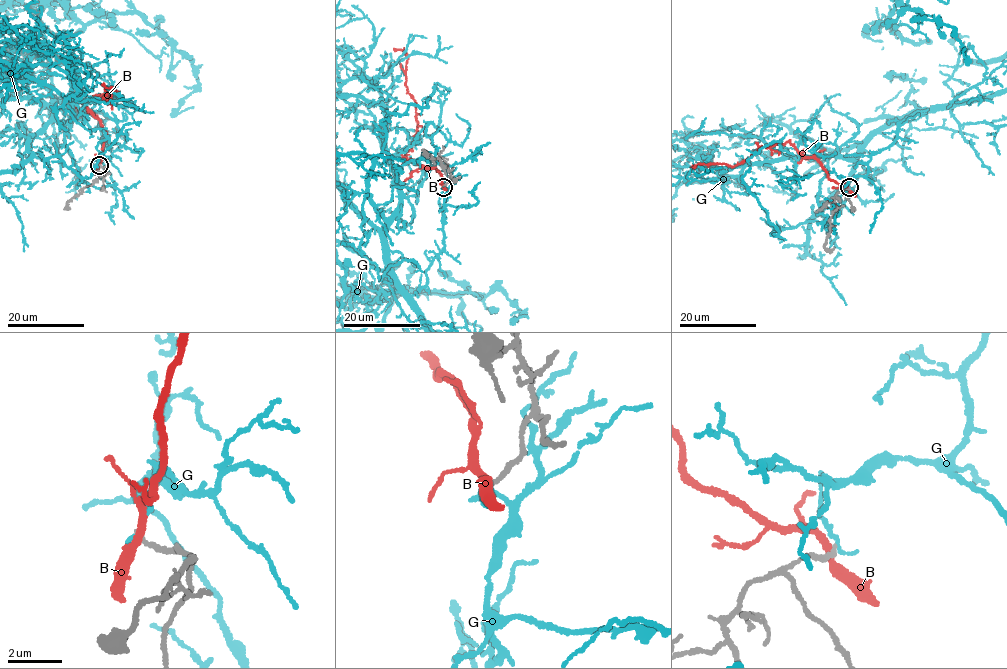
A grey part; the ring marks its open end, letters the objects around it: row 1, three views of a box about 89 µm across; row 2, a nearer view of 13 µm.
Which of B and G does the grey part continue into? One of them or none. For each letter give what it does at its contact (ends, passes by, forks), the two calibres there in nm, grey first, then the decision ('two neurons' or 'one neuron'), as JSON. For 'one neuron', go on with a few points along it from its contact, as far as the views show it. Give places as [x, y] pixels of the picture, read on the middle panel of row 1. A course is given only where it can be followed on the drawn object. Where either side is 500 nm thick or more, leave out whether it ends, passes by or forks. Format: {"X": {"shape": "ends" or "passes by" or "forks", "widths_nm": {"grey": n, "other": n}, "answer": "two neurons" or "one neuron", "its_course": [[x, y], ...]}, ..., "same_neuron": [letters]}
{"B": {"shape": "passes by", "widths_nm": {"grey": 190, "other": 280}, "answer": "two neurons"}, "G": {"shape": "ends", "widths_nm": {"grey": 160, "other": 160}, "answer": "two neurons"}, "same_neuron": []}

